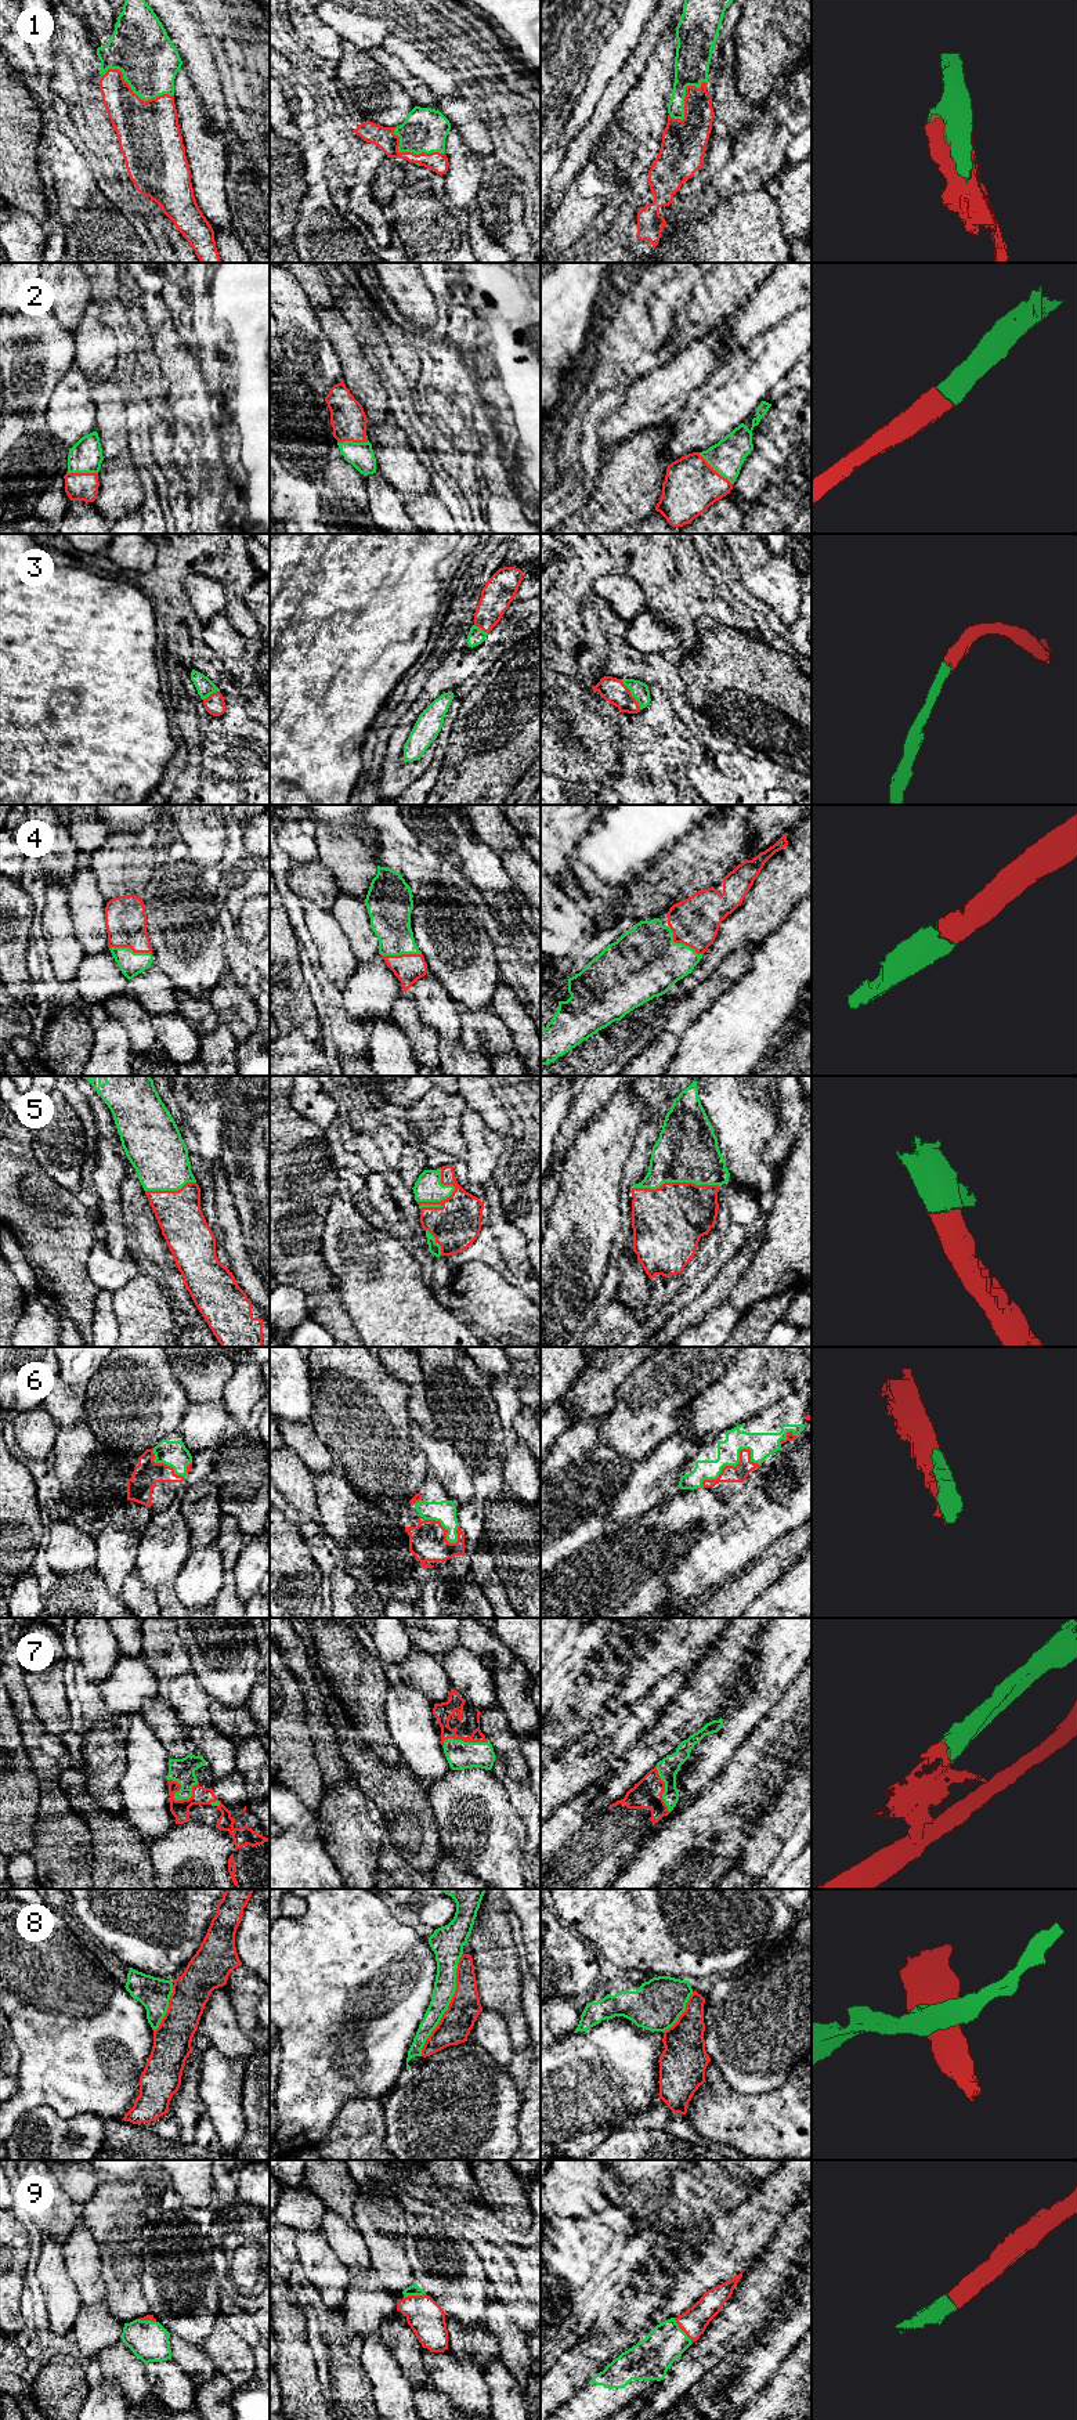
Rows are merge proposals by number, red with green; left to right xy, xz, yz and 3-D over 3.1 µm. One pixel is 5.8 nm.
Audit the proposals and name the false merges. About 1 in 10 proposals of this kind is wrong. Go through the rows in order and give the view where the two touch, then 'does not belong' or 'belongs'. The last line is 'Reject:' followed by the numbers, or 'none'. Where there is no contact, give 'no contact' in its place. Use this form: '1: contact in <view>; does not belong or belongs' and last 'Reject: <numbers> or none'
1: contact in xy; belongs
2: contact in yz; belongs
3: contact in yz; belongs
4: contact in yz; belongs
5: contact in xz; belongs
6: contact in yz; belongs
7: contact in xy; does not belong
8: contact in xz; does not belong
9: contact in yz; belongs
Reject: 7, 8

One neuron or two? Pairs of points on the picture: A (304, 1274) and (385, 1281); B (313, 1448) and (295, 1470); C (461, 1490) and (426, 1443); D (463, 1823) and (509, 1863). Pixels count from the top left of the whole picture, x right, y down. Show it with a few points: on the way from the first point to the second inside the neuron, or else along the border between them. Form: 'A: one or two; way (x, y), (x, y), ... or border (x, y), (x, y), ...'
A: two; border (321, 1246), (324, 1263), (344, 1307)
B: two; border (285, 1444), (314, 1474)
C: one; way (455, 1478), (437, 1454)
D: one; way (474, 1830), (498, 1853)

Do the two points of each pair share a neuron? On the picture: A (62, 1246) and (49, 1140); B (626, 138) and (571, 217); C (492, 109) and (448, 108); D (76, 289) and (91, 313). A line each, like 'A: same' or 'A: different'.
A: different
B: same
C: different
D: different

